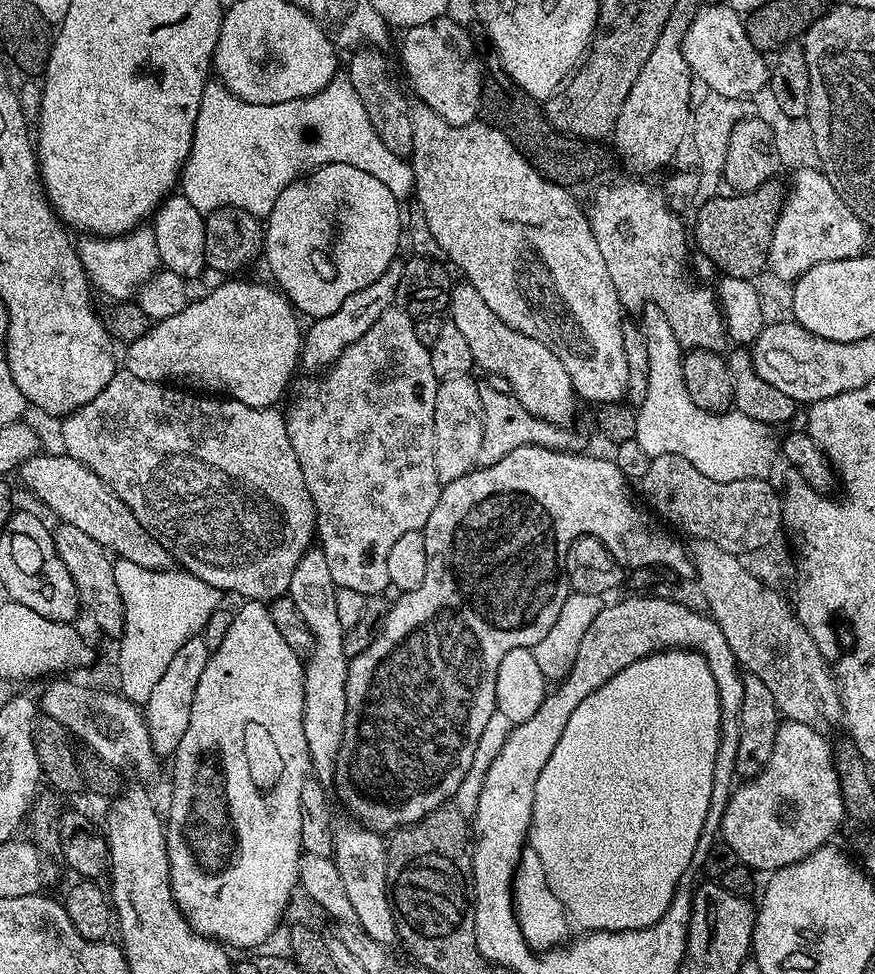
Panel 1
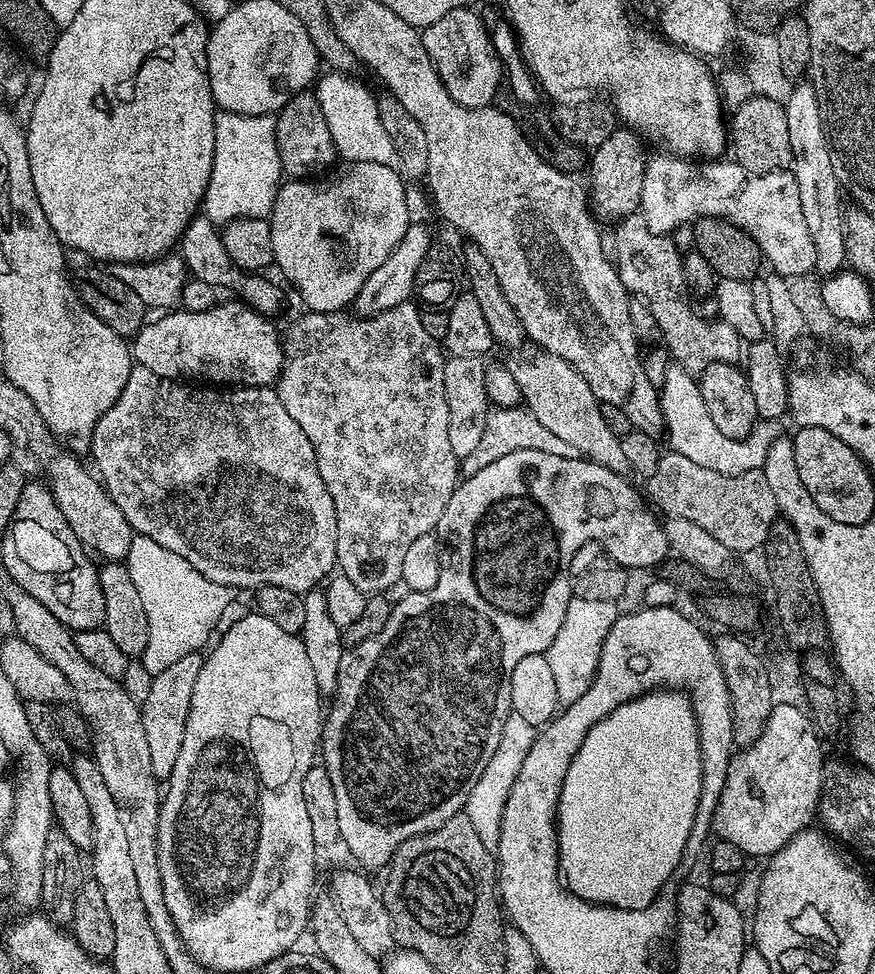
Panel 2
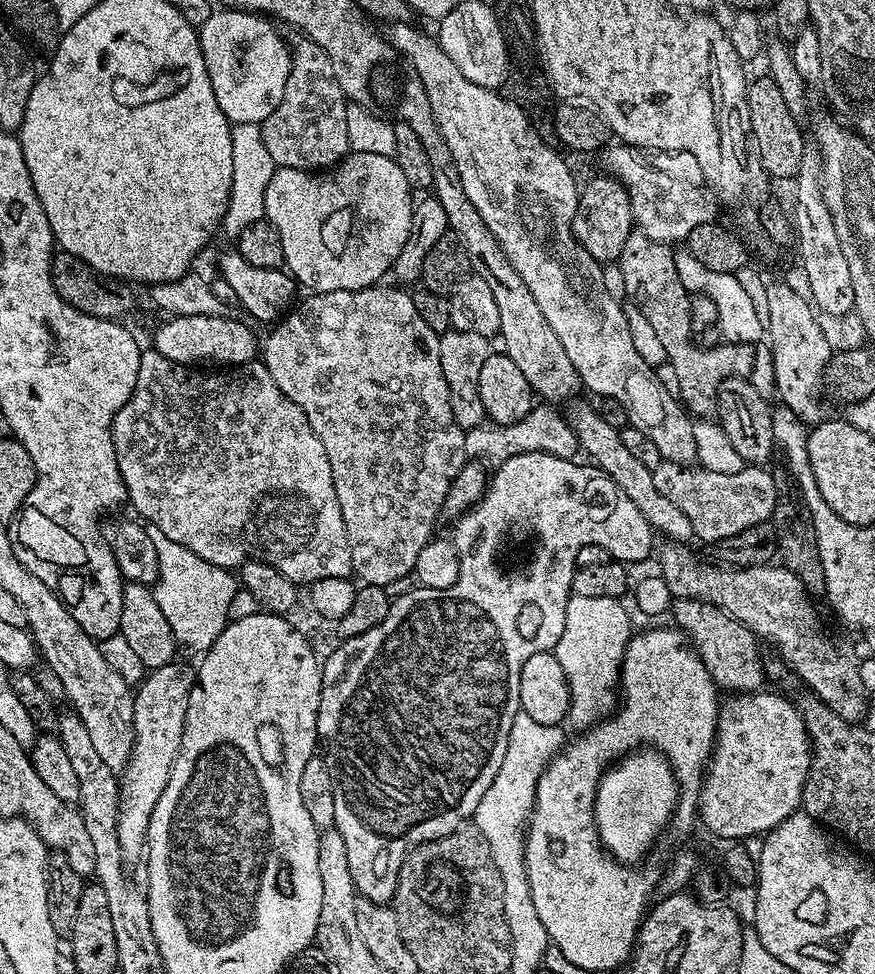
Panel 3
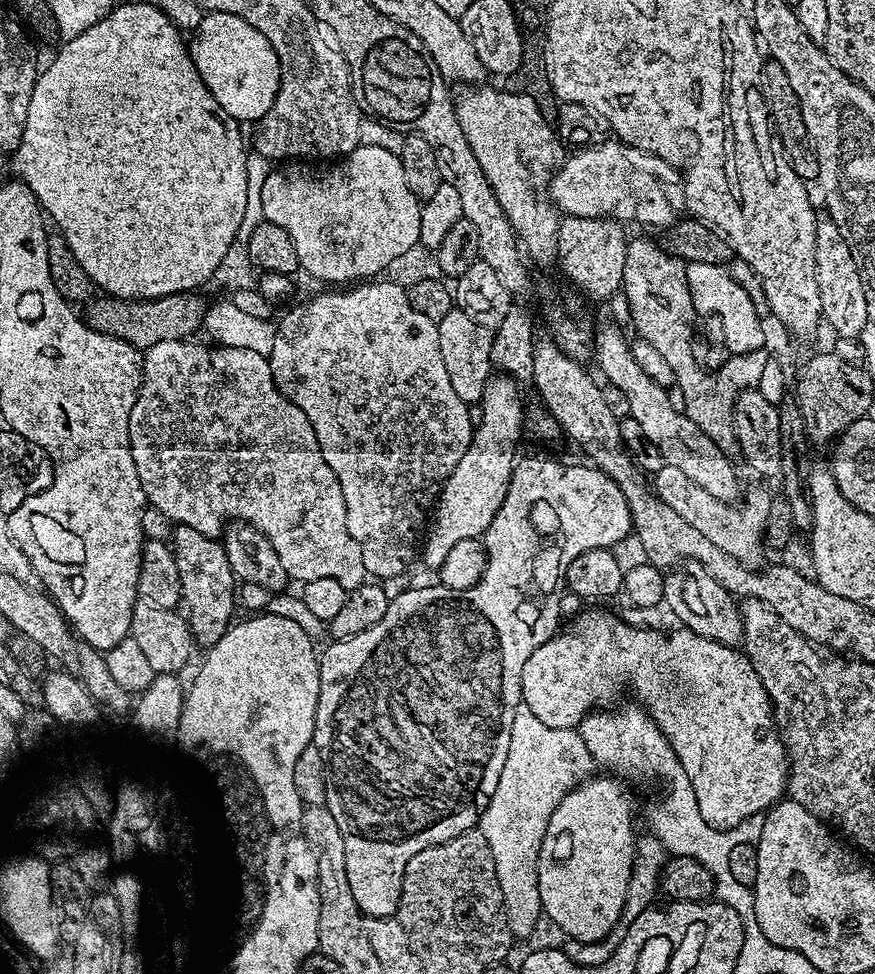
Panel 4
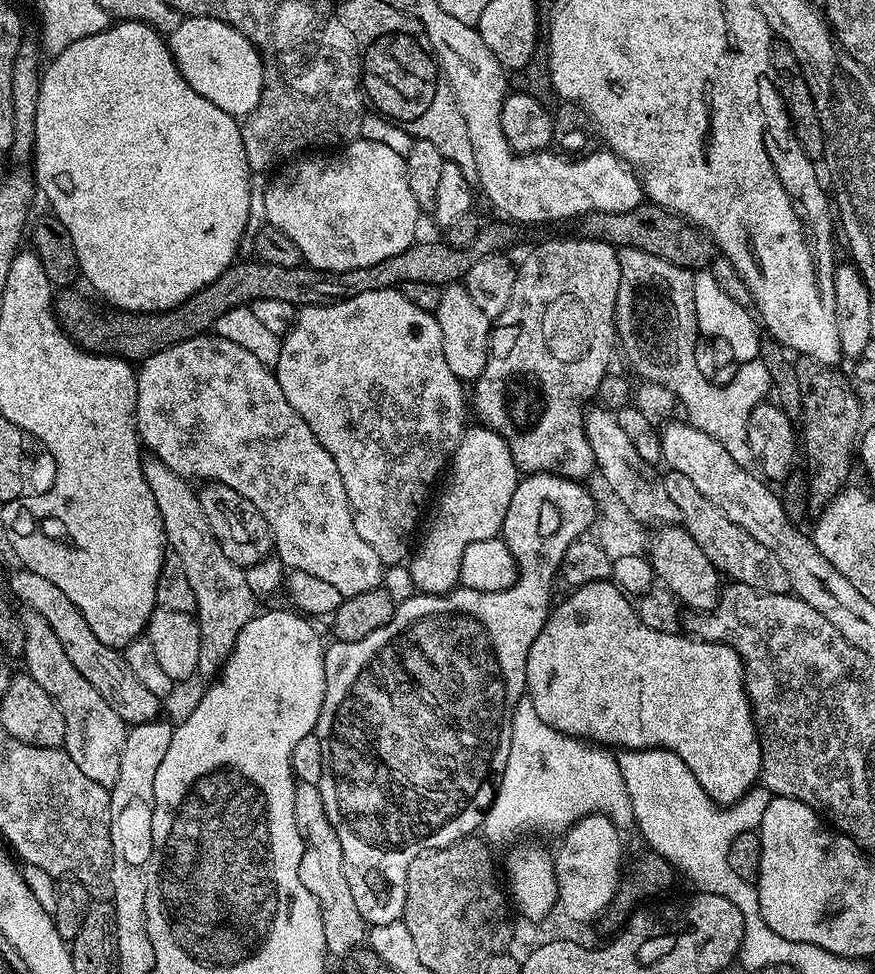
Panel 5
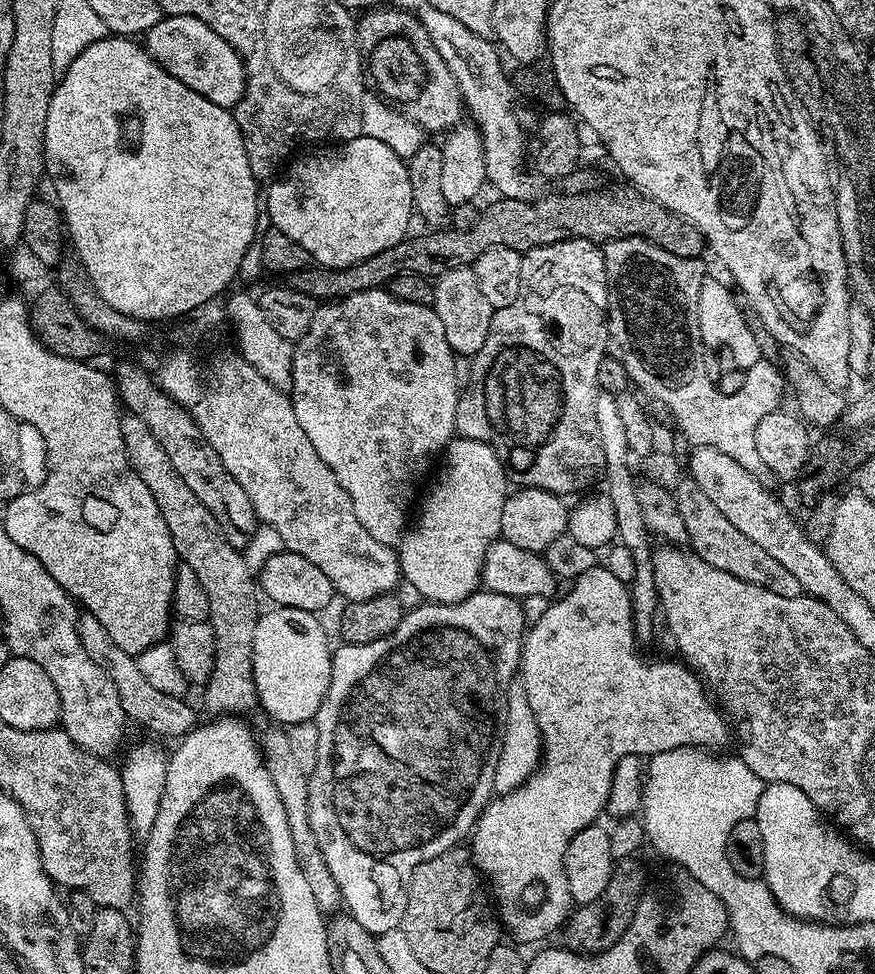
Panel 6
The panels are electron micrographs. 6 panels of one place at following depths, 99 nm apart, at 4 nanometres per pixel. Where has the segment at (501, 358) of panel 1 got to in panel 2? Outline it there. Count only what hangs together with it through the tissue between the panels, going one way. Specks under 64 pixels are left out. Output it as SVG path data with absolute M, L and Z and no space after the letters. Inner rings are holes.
M540 350L535 354L537 356L507 361L510 374L514 374L514 382L518 382L523 407L532 412L534 418L546 426L546 430L553 431L558 438L574 445L583 459L593 460L598 466L606 466L621 474L627 473L630 465L620 445L620 437L612 433L610 426L606 426L600 399L594 390L590 390L586 378L582 378L582 374L578 374L570 362L558 358L553 352Z

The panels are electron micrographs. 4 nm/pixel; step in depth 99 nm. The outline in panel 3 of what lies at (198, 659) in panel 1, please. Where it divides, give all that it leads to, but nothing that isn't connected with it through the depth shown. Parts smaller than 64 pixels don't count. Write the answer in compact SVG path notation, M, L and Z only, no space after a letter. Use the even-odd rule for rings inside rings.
M173 662L161 668L151 669L140 681L134 695L134 746L119 777L120 809L118 810L118 846L122 850L125 865L132 866L135 860L143 861L148 846L148 827L150 814L166 790L170 770L176 761L176 755L182 742L186 706L190 698L192 685L196 683L193 665Z

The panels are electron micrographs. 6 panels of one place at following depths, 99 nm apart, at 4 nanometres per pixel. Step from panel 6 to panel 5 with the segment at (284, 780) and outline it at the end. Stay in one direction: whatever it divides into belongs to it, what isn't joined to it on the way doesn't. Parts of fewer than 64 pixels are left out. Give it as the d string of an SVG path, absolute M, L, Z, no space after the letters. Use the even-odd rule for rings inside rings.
M297 783L294 790L294 822L298 826L298 834L304 843L304 853L300 863L300 877L314 894L322 914L322 934L326 934L328 952L346 954L353 948L363 945L366 940L366 925L362 914L358 914L358 905L354 903L354 894L350 894L350 882L346 882L346 870L342 858L342 846L334 828L326 818L325 807L322 806L320 789L314 784Z

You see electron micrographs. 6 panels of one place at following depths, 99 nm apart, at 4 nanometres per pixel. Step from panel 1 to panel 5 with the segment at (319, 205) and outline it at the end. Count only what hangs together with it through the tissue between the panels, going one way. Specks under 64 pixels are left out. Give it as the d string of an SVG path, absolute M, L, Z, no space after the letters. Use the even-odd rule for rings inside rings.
M357 138L331 154L308 154L285 163L272 178L264 192L263 219L282 230L298 246L303 263L309 268L341 272L358 266L374 266L382 258L402 254L417 239L416 223L422 219L422 213L410 190L404 157L394 154L382 142Z

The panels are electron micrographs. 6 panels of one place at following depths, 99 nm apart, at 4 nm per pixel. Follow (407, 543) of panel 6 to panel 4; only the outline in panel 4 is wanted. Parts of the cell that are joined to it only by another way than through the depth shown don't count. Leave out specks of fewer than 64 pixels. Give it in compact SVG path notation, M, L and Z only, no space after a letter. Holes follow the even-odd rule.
M499 374L493 375L484 383L484 397L478 408L481 412L480 416L478 412L470 446L466 454L462 454L462 462L454 466L444 481L422 540L422 560L424 556L432 570L444 565L446 554L450 554L458 542L483 537L506 498L512 469L518 463L516 443L520 440L526 410L520 406L520 392L515 382Z

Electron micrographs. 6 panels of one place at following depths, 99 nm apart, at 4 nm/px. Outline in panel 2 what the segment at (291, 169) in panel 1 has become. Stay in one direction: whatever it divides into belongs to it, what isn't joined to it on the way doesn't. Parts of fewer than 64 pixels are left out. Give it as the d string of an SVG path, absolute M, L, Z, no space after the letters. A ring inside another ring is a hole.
M322 80L315 85L314 95L328 124L337 157L349 164L378 162L396 168L398 154L394 154L394 142L390 142L390 134L386 134L382 118L378 118L377 93L364 87L360 80ZM224 112L216 122L216 145L214 146L214 162L210 170L210 182L206 186L203 215L217 226L228 224L232 220L242 218L271 217L272 203L276 200L278 185L282 180L282 169L278 150L276 149L276 121L272 116L243 116L233 112Z

